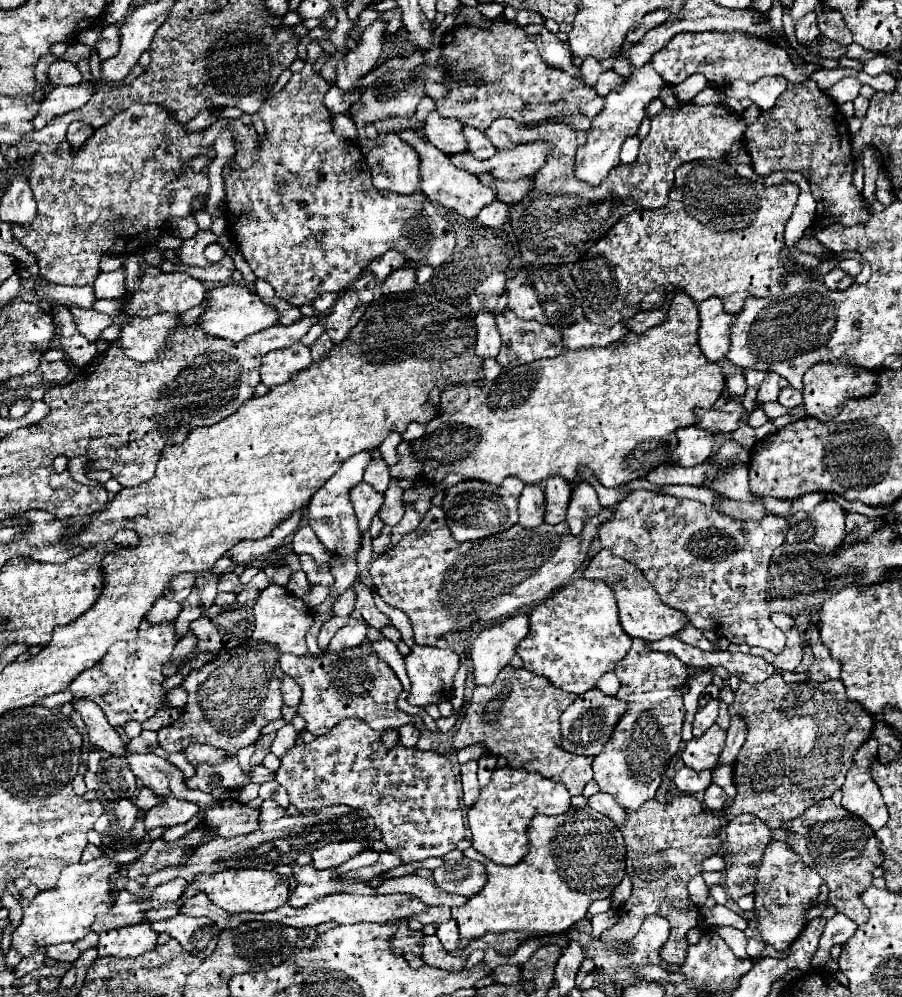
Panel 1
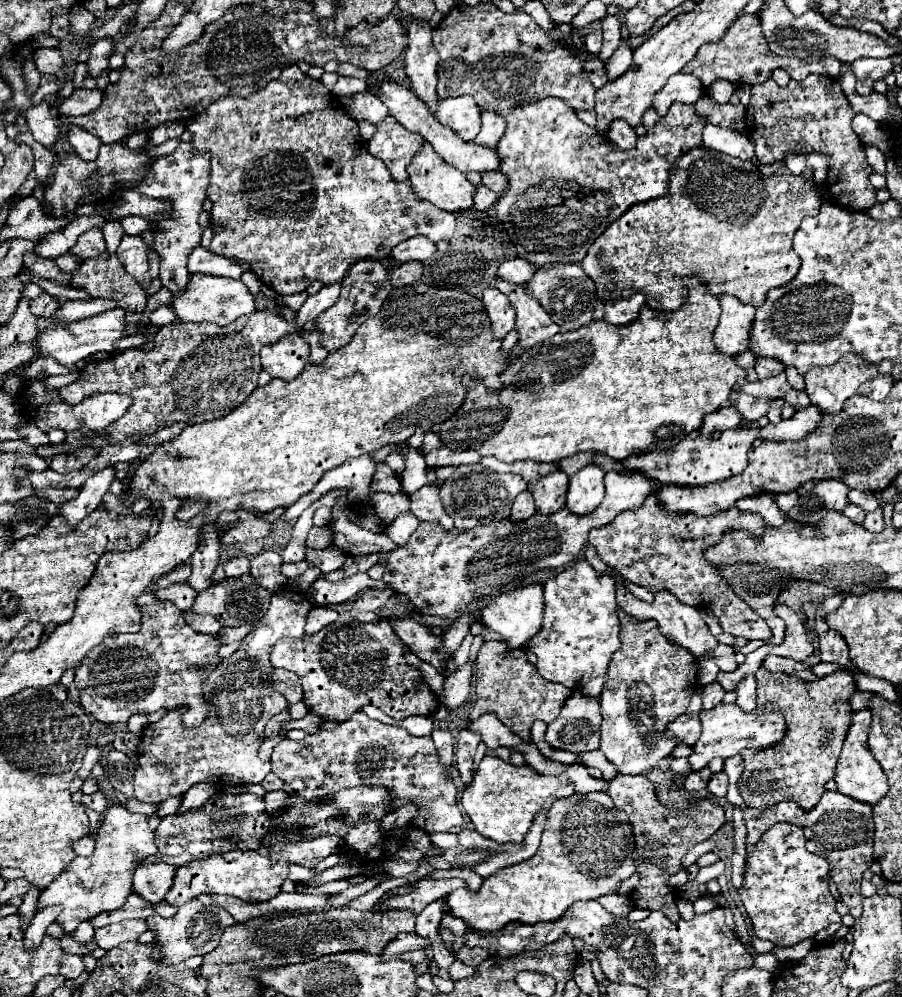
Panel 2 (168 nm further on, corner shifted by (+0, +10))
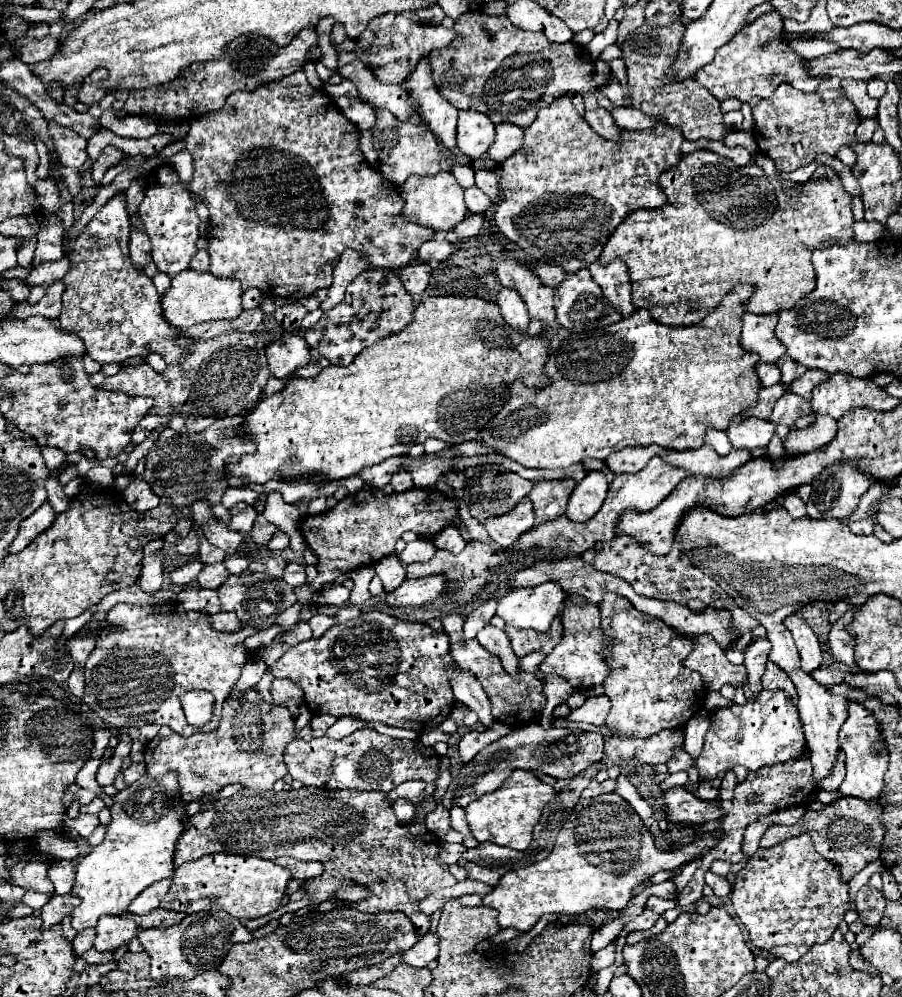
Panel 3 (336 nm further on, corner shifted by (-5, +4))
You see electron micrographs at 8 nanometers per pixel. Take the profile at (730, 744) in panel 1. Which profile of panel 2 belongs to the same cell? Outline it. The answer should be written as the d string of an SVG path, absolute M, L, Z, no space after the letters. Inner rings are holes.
M746 676L736 686L736 706L742 708L742 712L754 712L756 708L756 680L754 676Z

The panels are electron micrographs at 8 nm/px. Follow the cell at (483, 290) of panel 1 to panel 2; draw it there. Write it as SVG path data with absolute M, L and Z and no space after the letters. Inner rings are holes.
M512 258L505 260L498 266L496 278L508 280L508 282L516 282L516 284L526 284L532 278L534 272L536 272L534 264L528 264L522 258Z

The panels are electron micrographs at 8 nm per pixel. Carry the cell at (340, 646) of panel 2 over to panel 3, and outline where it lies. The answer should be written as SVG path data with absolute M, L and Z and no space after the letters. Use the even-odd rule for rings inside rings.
M375 610L363 612L345 624L331 626L321 638L311 638L287 648L285 654L269 668L269 672L275 678L283 676L291 682L297 682L313 716L357 716L361 720L379 720L387 726L425 732L439 726L453 710L455 698L447 668L457 668L457 664L449 654L449 636L445 630L433 630L427 624L405 622Z

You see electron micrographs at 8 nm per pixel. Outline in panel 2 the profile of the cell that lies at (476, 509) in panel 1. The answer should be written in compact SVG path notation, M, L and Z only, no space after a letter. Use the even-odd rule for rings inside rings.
M480 464L460 466L458 478L448 478L440 486L440 500L444 508L448 508L448 516L452 516L454 526L460 530L472 530L476 526L486 526L490 522L500 522L510 516L510 508L514 498L526 490L526 482L518 474L496 474Z

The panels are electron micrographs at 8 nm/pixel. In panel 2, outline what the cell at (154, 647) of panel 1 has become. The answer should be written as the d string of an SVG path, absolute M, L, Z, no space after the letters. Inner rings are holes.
M144 592L136 604L142 610L142 628L136 634L116 634L92 648L76 668L74 684L80 690L80 704L104 724L126 722L132 714L150 714L160 708L186 708L184 726L198 726L206 718L202 682L216 668L218 646L214 636L194 632L174 604L156 600ZM202 670L202 674L196 674Z

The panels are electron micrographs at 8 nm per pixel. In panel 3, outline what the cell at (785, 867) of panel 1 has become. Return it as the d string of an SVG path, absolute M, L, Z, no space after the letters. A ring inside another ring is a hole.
M809 834L779 842L777 846L771 848L759 848L749 860L749 864L737 874L731 892L733 912L749 932L749 940L759 950L767 950L769 954L785 962L797 962L811 950L813 944L827 942L837 930L845 912L849 910L849 902L851 902L849 886L841 882L839 870L833 864L829 864L829 860L825 860L821 854L815 852Z

